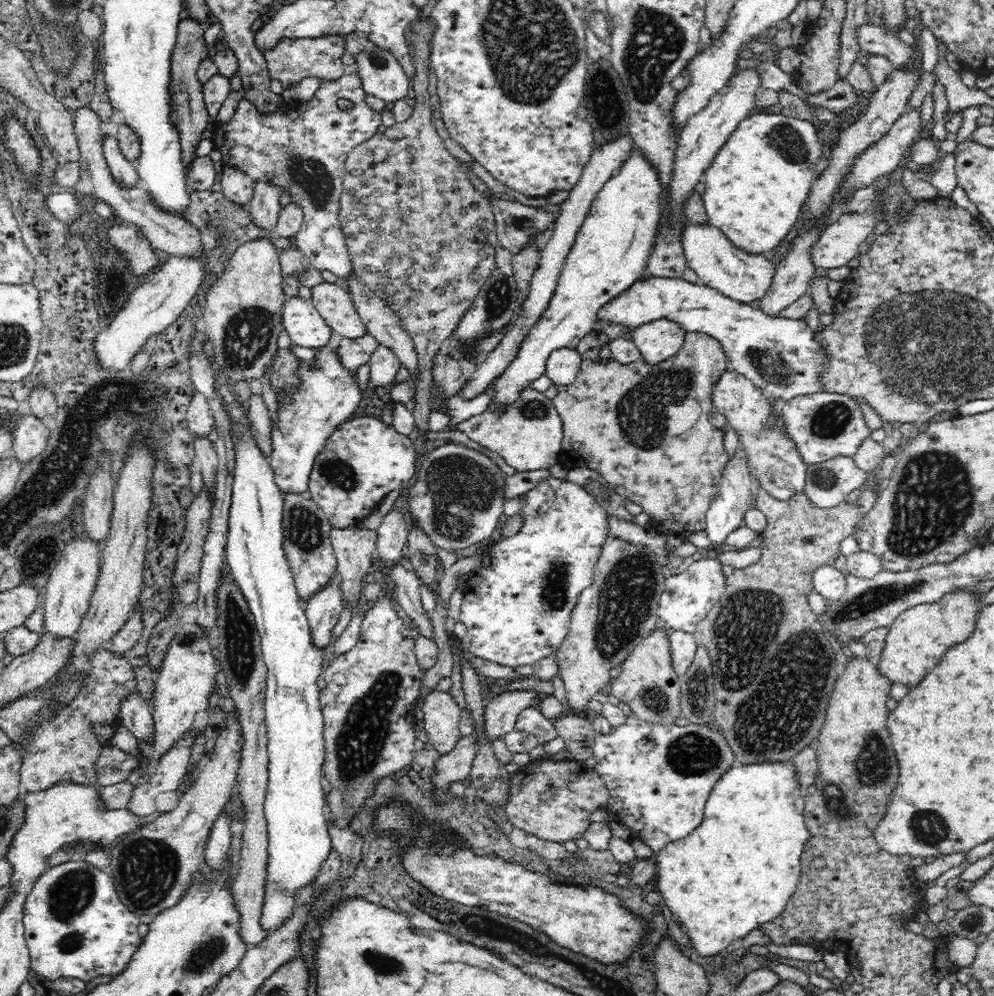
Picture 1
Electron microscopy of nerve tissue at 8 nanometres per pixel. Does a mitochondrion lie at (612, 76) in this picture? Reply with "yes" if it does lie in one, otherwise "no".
yes

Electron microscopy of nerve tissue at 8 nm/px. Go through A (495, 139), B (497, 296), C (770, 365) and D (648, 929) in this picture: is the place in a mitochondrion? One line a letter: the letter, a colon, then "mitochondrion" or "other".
A: other
B: mitochondrion
C: mitochondrion
D: other

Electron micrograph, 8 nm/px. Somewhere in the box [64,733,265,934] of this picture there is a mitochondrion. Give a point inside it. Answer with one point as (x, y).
(148, 869)

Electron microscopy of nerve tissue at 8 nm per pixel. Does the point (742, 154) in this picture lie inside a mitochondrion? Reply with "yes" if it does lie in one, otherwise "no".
no

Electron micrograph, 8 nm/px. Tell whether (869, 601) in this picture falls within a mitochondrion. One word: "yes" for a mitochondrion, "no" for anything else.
yes

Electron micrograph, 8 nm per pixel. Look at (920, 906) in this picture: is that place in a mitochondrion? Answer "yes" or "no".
no

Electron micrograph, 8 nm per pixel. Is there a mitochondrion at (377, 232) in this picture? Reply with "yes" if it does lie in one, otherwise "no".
no

